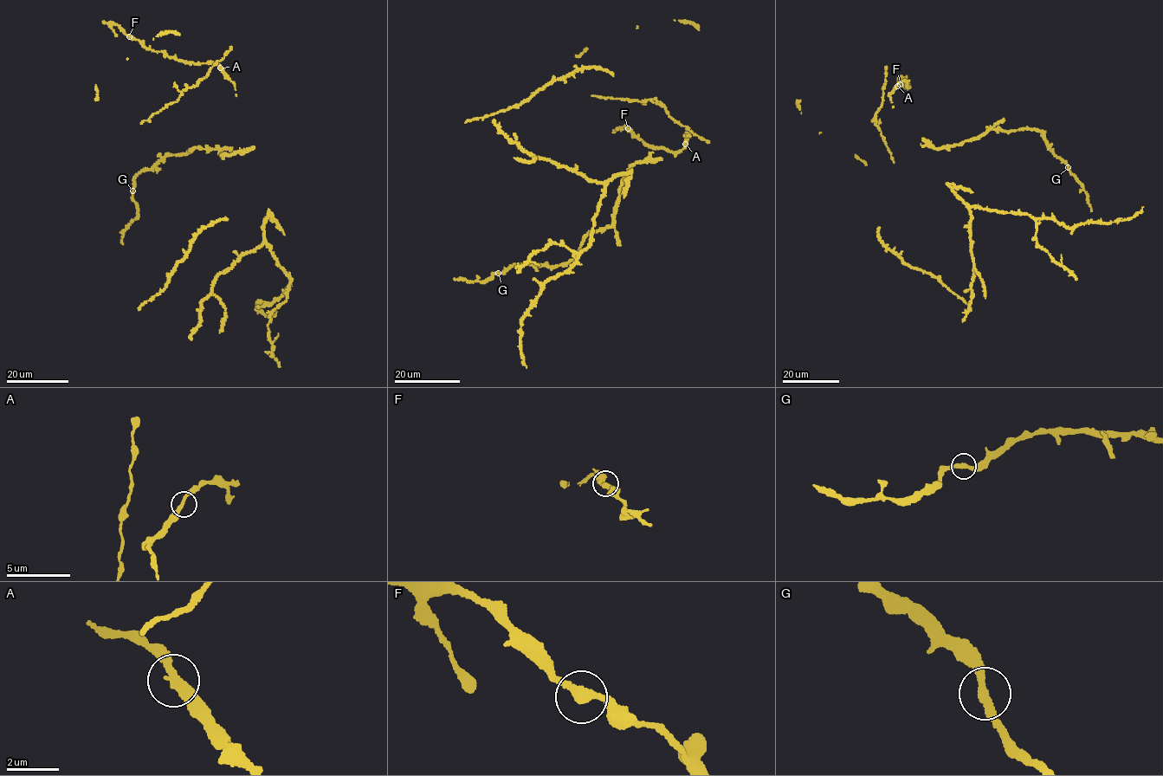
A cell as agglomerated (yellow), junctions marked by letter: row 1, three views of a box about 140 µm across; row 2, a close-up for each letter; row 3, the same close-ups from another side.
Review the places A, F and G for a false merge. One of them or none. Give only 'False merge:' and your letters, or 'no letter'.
False merge: no letter

